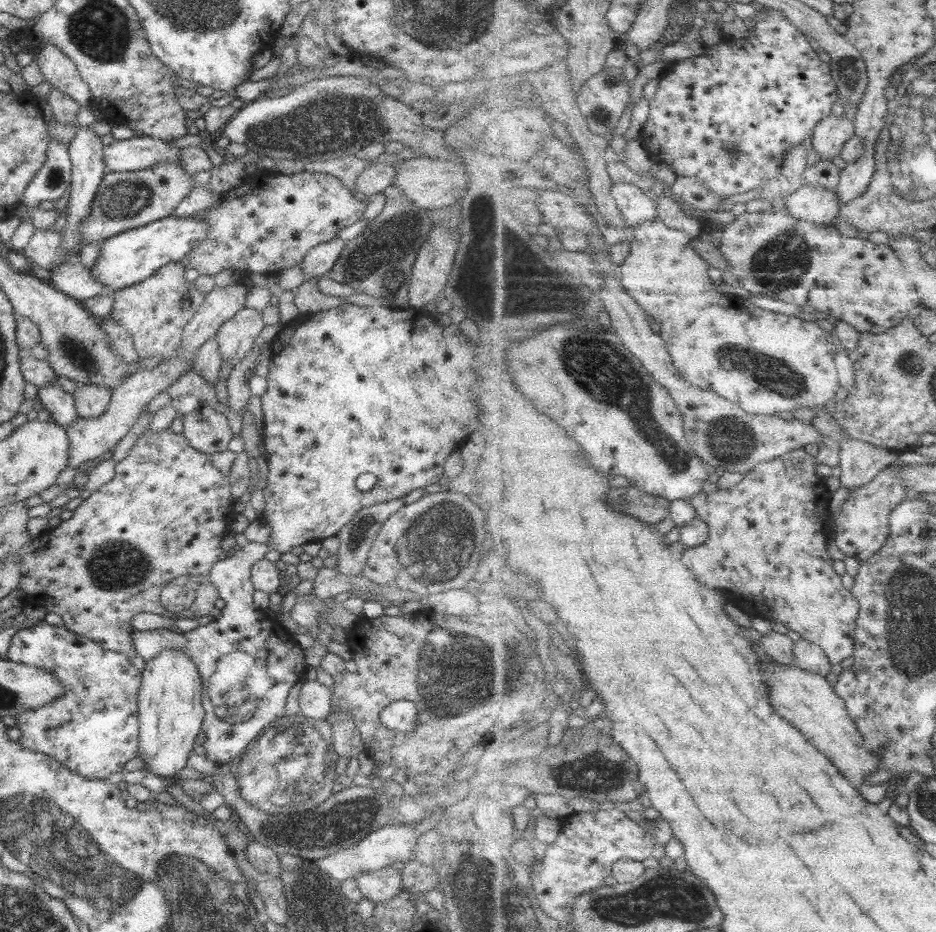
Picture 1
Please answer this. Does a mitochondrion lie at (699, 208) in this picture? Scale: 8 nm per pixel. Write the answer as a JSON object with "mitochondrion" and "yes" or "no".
{"mitochondrion":"no"}

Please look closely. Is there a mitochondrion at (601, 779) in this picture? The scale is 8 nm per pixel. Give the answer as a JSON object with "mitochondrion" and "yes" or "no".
{"mitochondrion":"yes"}

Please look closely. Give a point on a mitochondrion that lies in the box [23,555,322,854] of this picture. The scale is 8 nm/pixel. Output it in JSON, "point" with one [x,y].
{"point":[237,690]}

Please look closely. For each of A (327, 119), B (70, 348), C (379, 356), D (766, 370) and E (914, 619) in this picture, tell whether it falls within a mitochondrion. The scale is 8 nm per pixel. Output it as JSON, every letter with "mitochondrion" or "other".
{"A":"mitochondrion","B":"mitochondrion","C":"other","D":"mitochondrion","E":"mitochondrion"}

